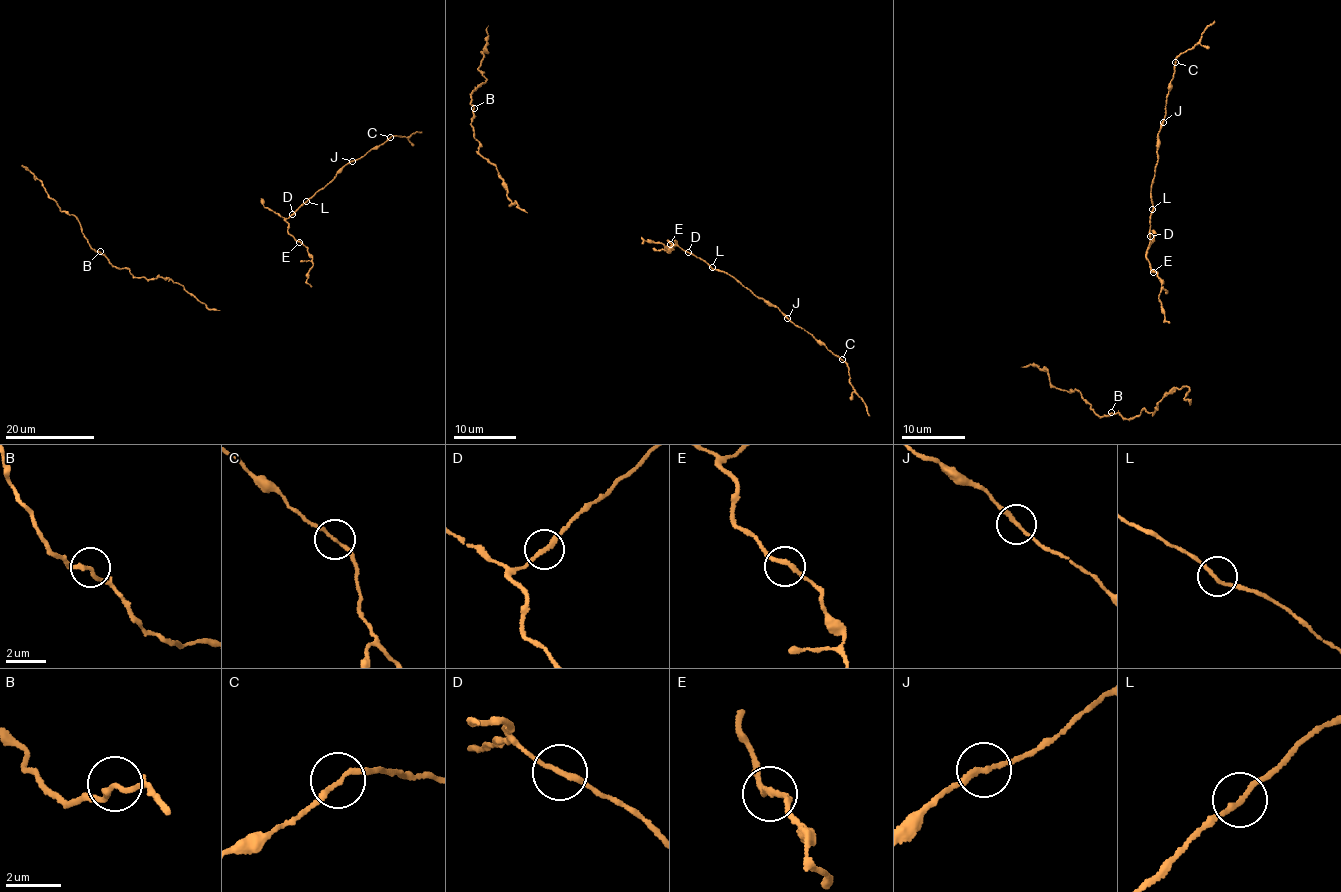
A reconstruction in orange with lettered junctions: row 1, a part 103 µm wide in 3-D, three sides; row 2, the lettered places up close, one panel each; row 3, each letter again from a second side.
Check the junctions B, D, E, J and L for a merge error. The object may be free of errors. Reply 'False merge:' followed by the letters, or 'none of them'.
False merge: none of them

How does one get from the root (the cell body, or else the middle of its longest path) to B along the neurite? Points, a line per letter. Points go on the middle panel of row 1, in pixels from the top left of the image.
B: (528, 212), (515, 202), (511, 206), (497, 168), (479, 154), (480, 142), (470, 124), (474, 108)

